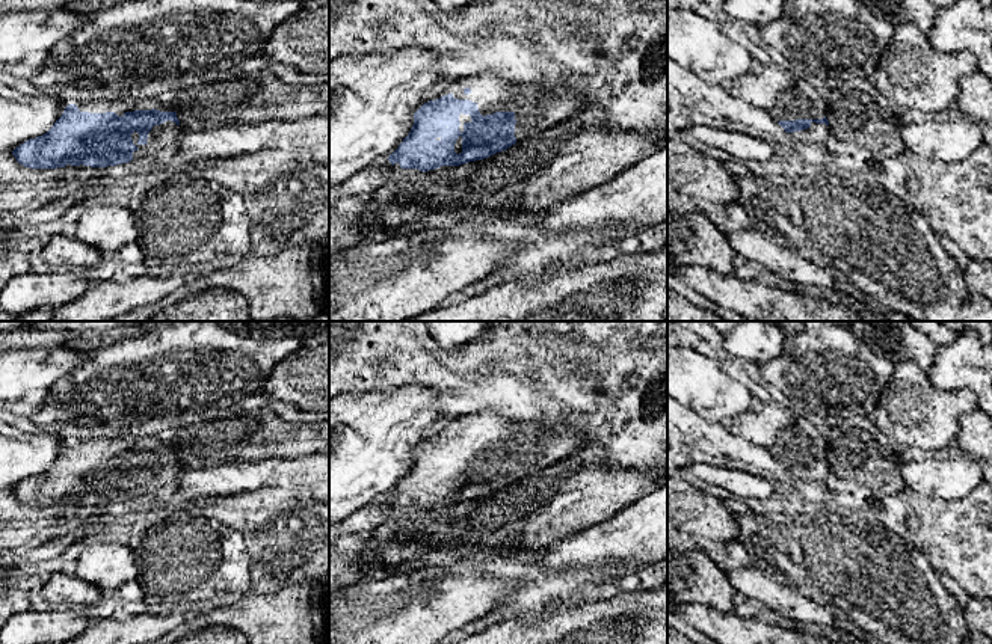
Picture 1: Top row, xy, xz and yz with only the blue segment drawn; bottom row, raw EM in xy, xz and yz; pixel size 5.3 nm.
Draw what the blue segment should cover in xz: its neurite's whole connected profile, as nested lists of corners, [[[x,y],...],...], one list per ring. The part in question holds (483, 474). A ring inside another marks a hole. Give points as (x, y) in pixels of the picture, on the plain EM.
[[[474,412],[445,422],[444,428],[414,451],[414,463],[388,498],[402,507],[433,508],[461,504],[506,489],[516,480],[538,472],[586,443],[583,431],[509,421],[494,412]]]

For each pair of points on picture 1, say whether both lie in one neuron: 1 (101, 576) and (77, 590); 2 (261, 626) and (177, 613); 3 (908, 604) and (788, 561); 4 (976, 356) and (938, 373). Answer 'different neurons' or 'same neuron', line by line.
1: different neurons
2: different neurons
3: same neuron
4: same neuron

